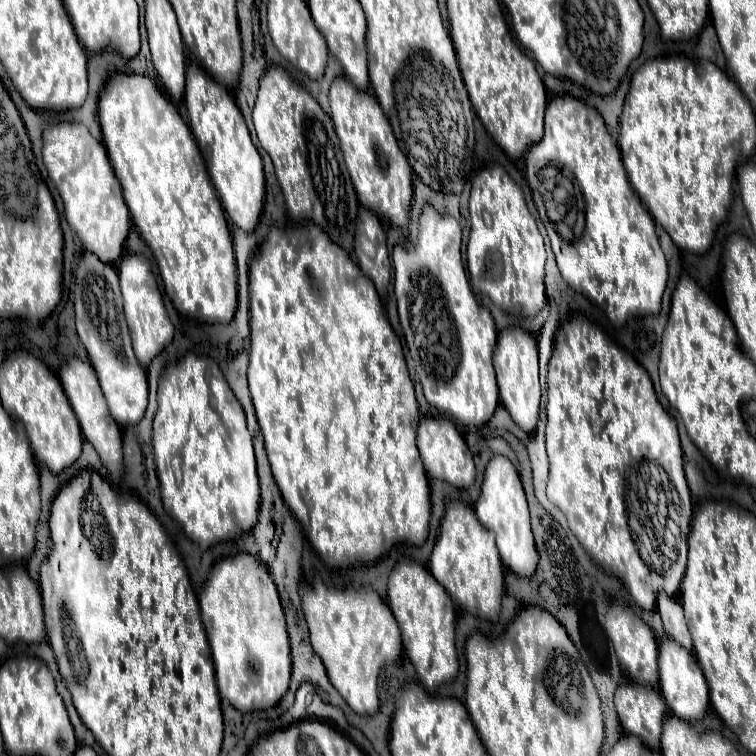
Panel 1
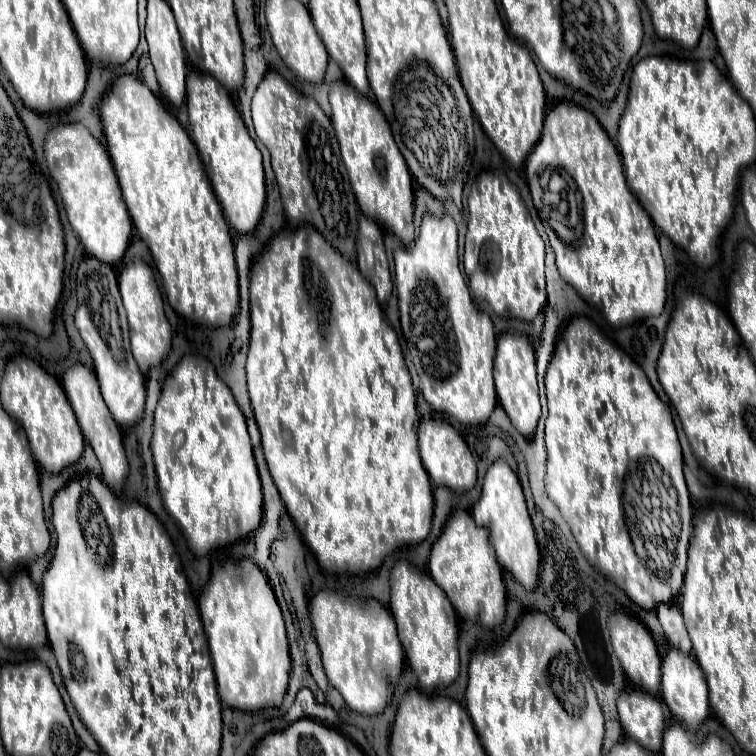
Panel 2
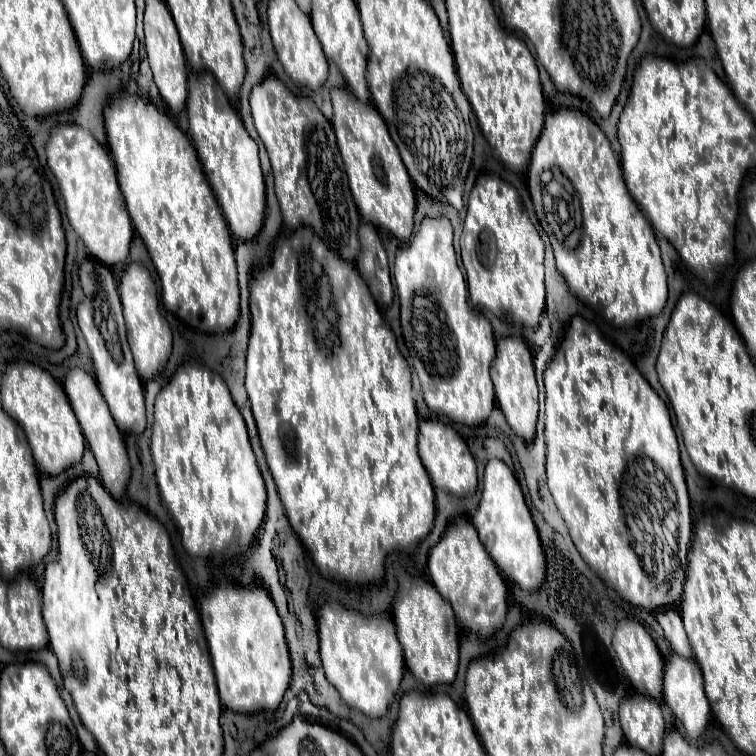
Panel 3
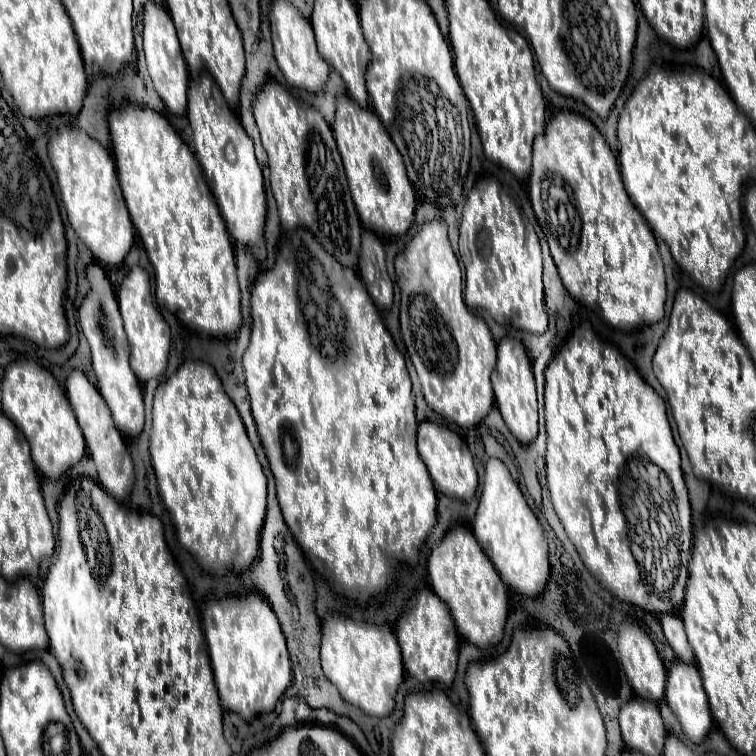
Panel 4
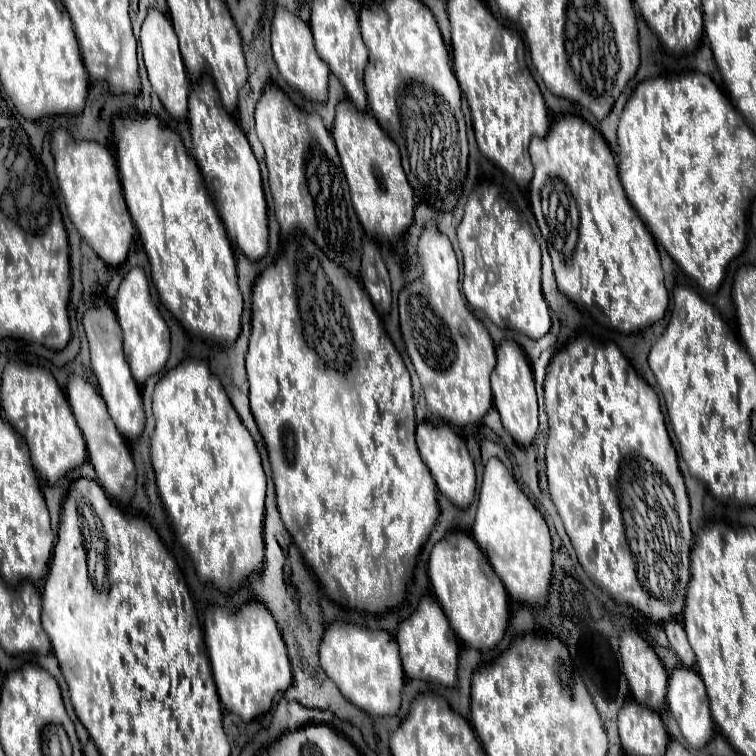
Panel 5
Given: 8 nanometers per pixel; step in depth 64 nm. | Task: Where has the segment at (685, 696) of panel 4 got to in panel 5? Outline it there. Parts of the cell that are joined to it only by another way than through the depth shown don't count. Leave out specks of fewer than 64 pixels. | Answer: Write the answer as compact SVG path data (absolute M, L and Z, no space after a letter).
M680 666L670 674L666 704L668 704L668 710L672 712L672 716L676 718L684 738L688 740L688 744L694 746L696 750L704 748L708 744L708 740L714 736L714 722L712 722L712 714L710 714L710 708L708 708L708 696L706 696L704 682L700 680L700 676L692 668Z

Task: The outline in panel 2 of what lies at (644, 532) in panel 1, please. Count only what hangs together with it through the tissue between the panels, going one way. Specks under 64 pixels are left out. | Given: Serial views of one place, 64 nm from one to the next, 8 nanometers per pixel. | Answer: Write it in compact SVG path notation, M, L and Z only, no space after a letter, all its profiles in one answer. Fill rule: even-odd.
M574 317L558 339L544 380L548 394L546 492L568 522L584 558L622 588L634 604L652 610L652 604L674 602L686 572L692 508L672 412L658 398L642 368L588 318ZM620 476L624 476L622 490ZM668 512L676 512L676 524L680 524L680 532L676 532L680 552L676 552L672 576L656 580L634 552L633 544L664 538Z

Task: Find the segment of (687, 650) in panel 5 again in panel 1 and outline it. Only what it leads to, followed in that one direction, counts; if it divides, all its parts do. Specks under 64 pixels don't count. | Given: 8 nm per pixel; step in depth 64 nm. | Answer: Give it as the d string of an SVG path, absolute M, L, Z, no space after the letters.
M660 594L660 600L656 602L656 610L662 616L662 624L664 624L666 634L690 652L692 640L690 640L690 632L686 628L686 620L684 620L684 612L682 612L680 602L676 598Z

